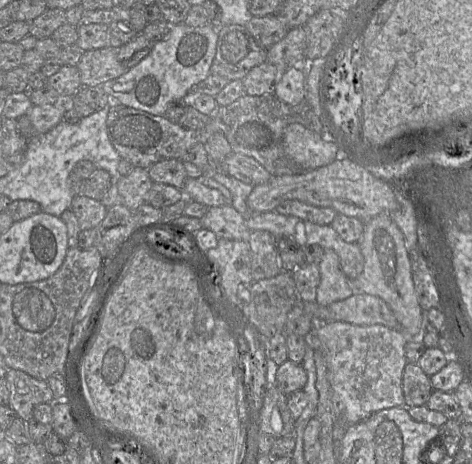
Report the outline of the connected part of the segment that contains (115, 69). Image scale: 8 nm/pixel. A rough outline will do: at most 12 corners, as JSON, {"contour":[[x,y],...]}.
{"contour":[[112,46],[83,52],[81,84],[99,87],[128,70]]}

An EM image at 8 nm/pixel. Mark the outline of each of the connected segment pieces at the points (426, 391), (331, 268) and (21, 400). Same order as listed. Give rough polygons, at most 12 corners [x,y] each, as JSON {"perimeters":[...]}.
{"perimeters":[[[417,363],[402,374],[404,406],[425,405],[430,377]],[[325,250],[315,303],[326,306],[353,295],[338,255]],[[9,369],[9,405],[26,422],[55,401],[47,380]]]}

